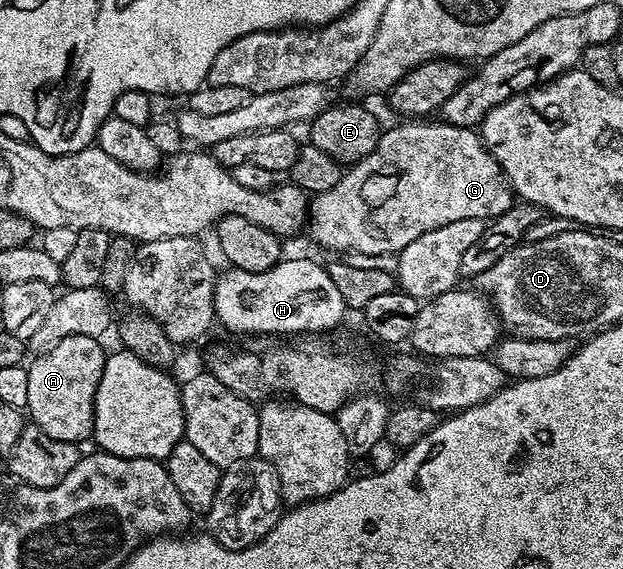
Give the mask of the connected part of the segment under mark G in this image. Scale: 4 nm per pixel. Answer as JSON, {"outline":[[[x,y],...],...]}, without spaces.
{"outline":[[[400,121],[397,127],[392,127],[383,132],[378,145],[364,159],[351,164],[343,177],[334,185],[334,189],[326,189],[326,193],[315,196],[311,200],[306,220],[306,231],[312,234],[312,239],[320,247],[329,247],[332,251],[344,251],[343,253],[355,253],[358,255],[396,255],[403,247],[410,245],[410,241],[422,237],[422,233],[430,233],[434,229],[442,229],[442,225],[450,225],[450,221],[466,221],[467,219],[483,219],[491,221],[506,213],[514,202],[512,186],[508,184],[508,177],[504,174],[498,161],[484,148],[483,142],[473,128],[455,127],[443,121]]]}

